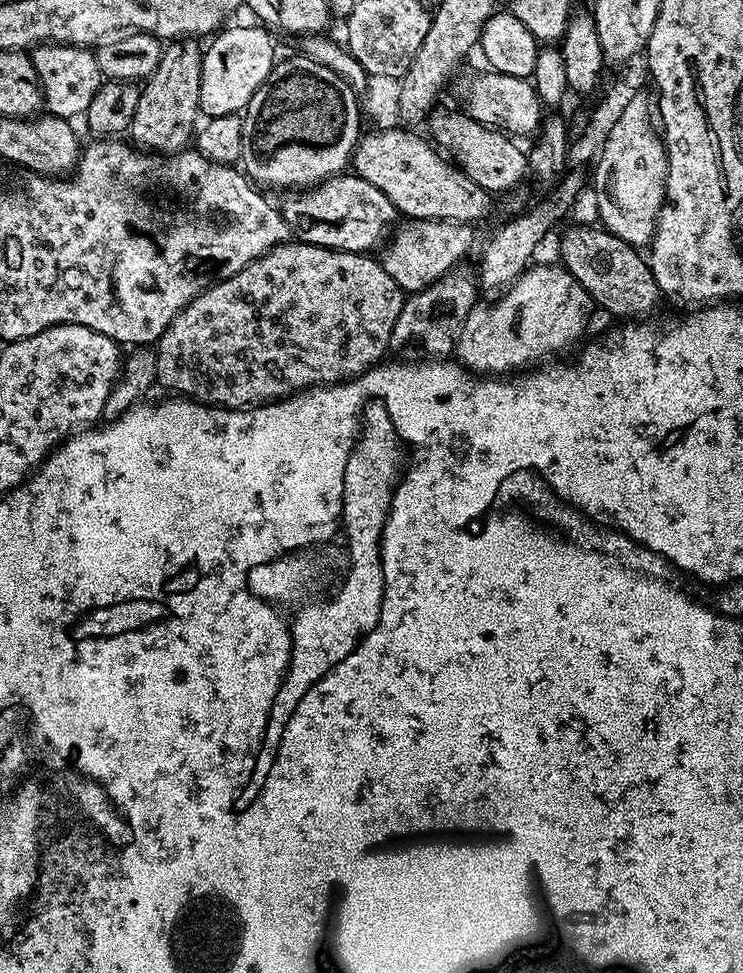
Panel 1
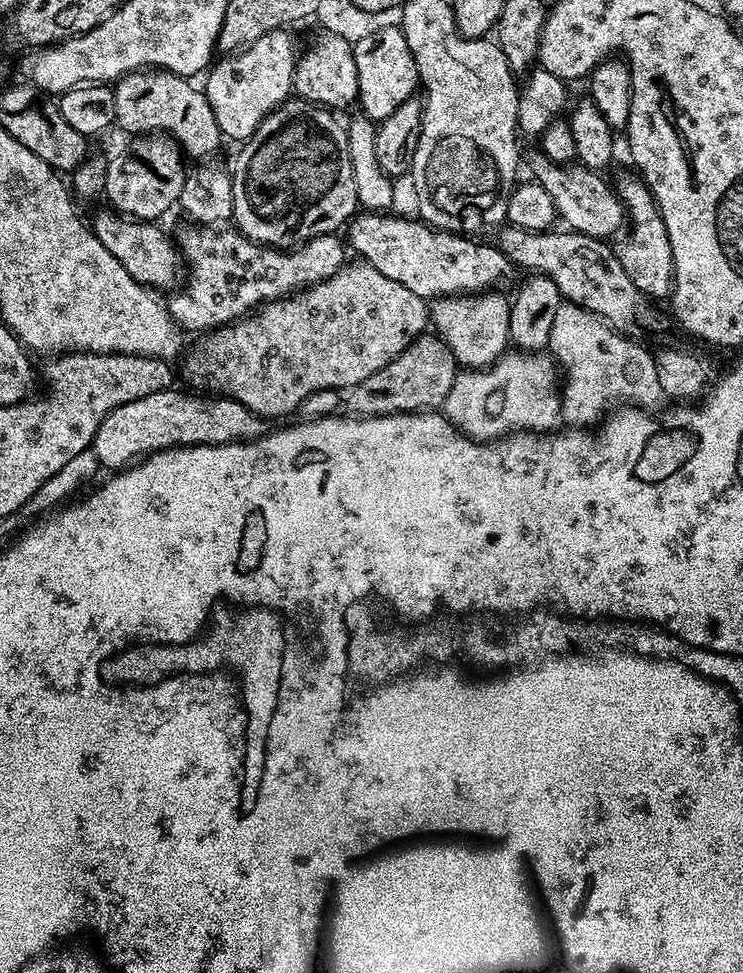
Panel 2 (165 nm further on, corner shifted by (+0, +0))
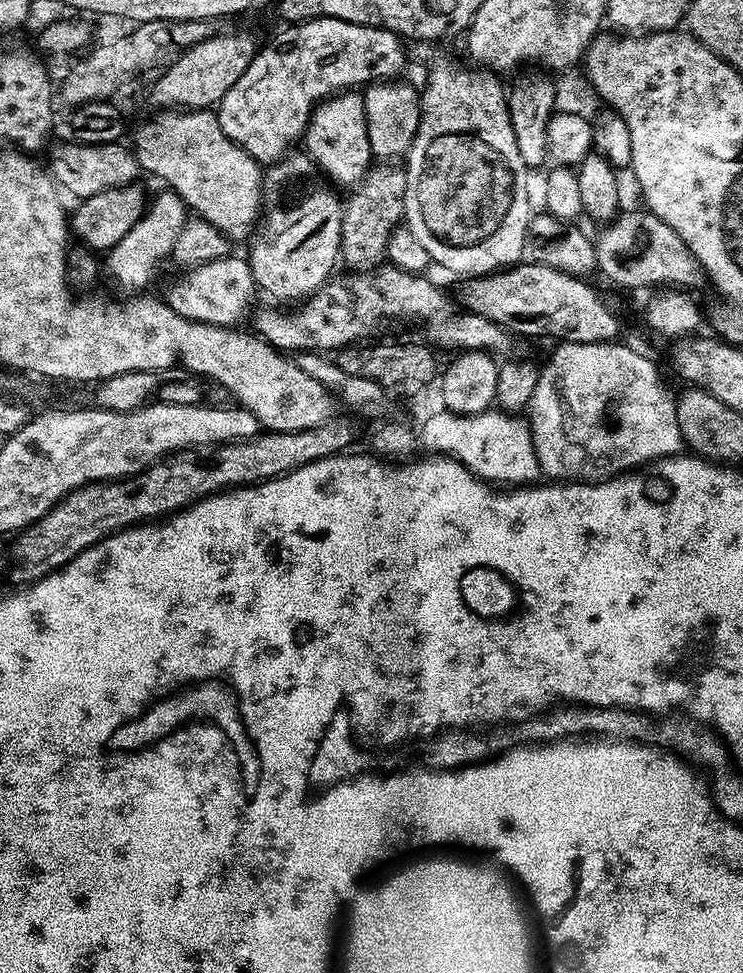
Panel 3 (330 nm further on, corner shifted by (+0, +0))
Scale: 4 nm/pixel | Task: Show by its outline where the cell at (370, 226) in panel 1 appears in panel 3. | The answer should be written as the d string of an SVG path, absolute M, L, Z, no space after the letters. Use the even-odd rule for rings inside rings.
M521 262L499 272L491 272L489 276L468 278L463 281L464 289L460 296L464 299L463 307L470 312L482 314L482 318L490 318L496 324L507 328L517 337L553 336L556 342L612 342L620 332L620 316L610 301L596 288L588 285L587 279L572 276L570 273L556 269L554 266L535 262Z

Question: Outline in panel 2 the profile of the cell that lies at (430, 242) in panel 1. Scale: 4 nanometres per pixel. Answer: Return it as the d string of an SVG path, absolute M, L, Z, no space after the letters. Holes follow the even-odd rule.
M500 290L462 296L438 296L430 304L430 324L435 335L444 340L446 346L450 346L461 369L489 368L509 351L511 309L509 297L504 297Z

